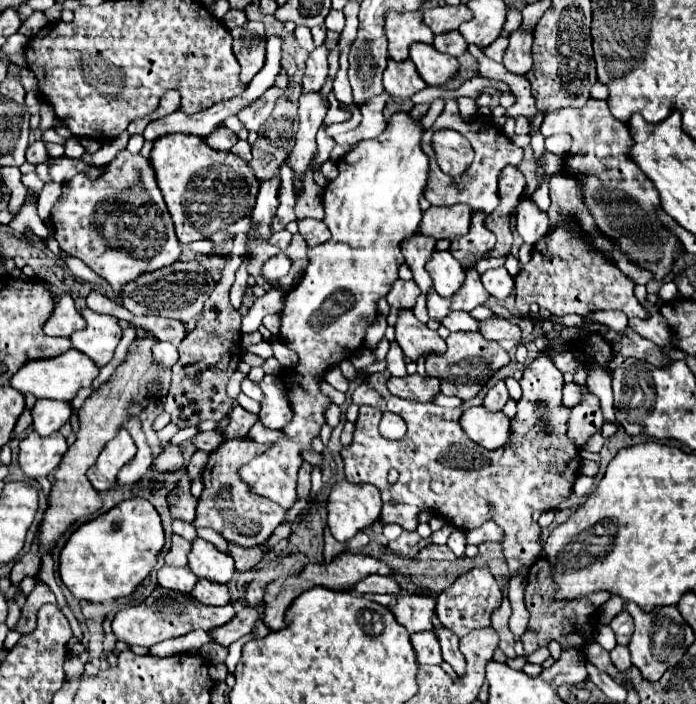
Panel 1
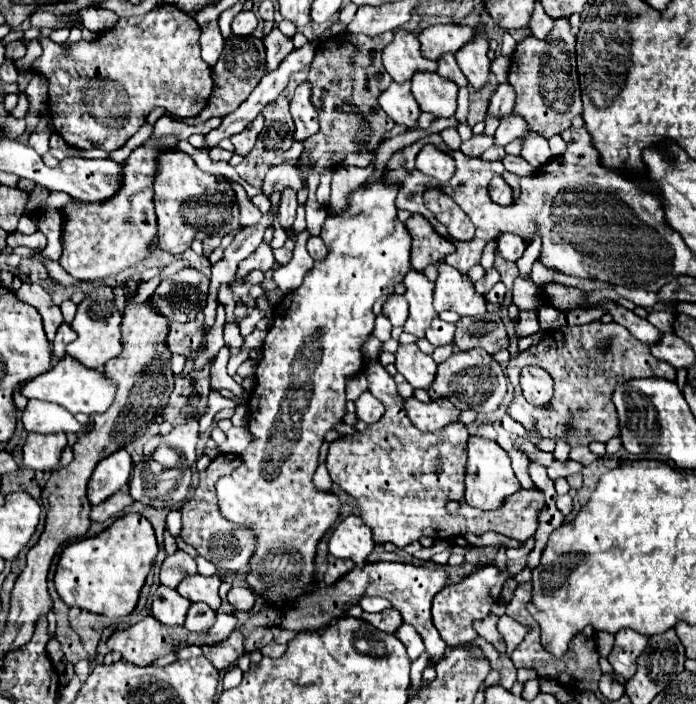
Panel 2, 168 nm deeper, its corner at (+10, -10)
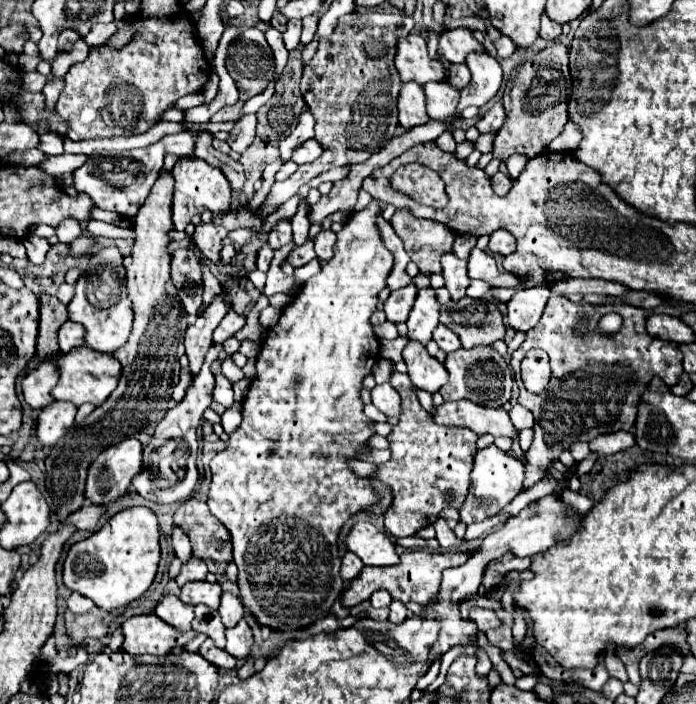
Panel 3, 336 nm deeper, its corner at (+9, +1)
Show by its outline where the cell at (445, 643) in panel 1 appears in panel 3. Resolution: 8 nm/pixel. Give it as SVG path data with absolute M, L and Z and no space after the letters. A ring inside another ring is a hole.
M407 551L401 555L403 561L399 565L387 567L387 569L363 569L363 573L351 581L347 593L343 593L343 605L345 607L353 607L359 605L363 601L367 601L375 591L379 589L387 589L391 593L393 599L401 601L401 603L419 603L419 605L427 605L429 601L435 599L435 585L439 583L439 577L443 573L443 569L447 567L457 567L461 563L465 563L471 553L429 553L429 551Z

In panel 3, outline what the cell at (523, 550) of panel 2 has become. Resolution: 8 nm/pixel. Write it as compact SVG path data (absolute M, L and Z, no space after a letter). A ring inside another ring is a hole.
M565 489L563 495L561 495L561 499L563 499L569 507L577 509L579 513L589 513L589 509L595 505L593 499L585 497L585 495L581 495L581 493L575 493L575 491L571 491L571 489Z

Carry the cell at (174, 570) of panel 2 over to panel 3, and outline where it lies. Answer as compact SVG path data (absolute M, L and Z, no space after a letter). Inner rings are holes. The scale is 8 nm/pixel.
M191 557L189 563L183 565L181 575L179 575L175 581L177 581L179 587L183 587L183 585L189 583L189 581L203 581L203 579L207 577L207 573L209 573L207 563L205 563L205 561L199 561L199 559L195 559L195 557Z

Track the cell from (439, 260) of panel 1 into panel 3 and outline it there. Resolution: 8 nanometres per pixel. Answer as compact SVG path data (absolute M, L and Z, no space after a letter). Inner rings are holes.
M445 253L441 257L441 265L443 265L443 277L445 277L447 291L453 301L459 301L461 297L465 297L465 289L471 283L467 275L467 259L459 259L453 253Z

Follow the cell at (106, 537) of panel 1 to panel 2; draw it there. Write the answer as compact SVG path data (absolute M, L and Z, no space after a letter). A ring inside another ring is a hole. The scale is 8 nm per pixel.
M126 514L100 534L68 544L58 560L54 586L66 606L120 618L134 610L156 554L158 544L152 524L140 514Z

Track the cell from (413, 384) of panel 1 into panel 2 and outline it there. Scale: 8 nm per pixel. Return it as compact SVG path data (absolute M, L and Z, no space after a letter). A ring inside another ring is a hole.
M414 396L404 398L404 410L408 418L422 432L436 432L450 422L456 422L460 410L456 410L448 400L432 400L428 404L416 400Z

